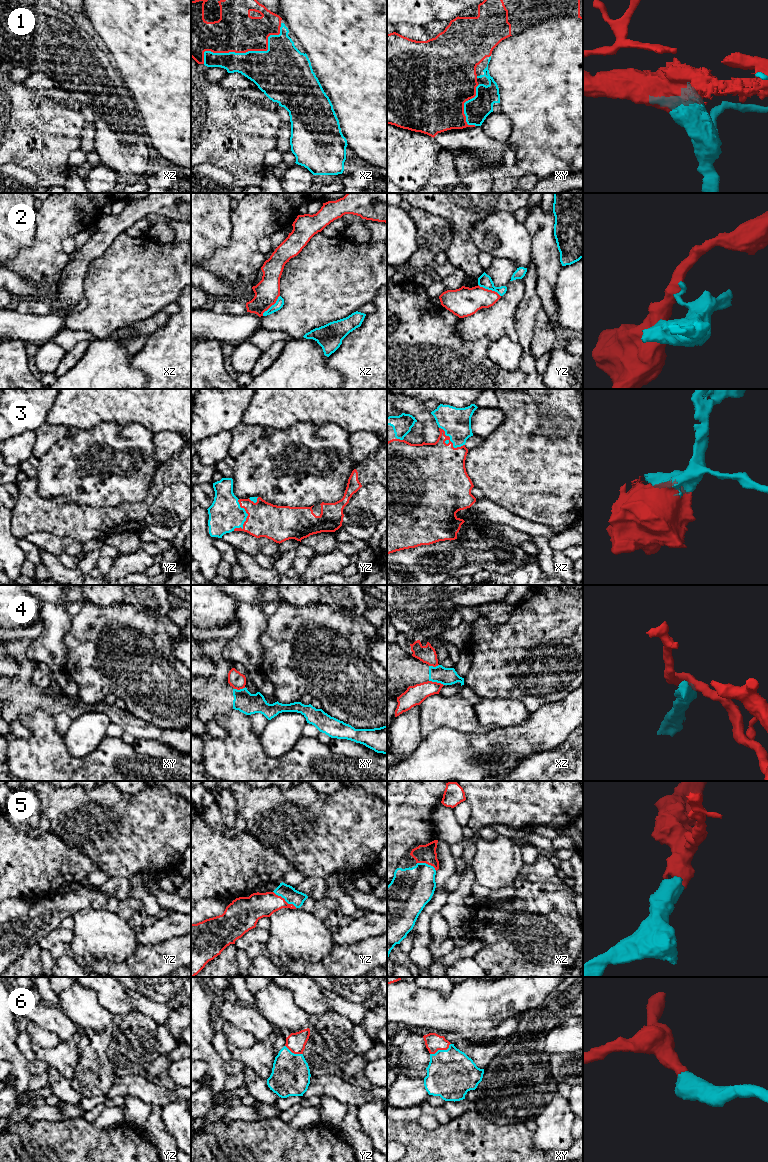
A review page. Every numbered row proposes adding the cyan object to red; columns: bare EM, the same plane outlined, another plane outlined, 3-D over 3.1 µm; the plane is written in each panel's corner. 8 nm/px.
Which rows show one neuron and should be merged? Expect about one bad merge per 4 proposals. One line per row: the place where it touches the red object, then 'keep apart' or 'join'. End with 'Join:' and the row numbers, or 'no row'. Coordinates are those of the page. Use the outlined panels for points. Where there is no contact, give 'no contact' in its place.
1: contact xz (246, 51); join
2: contact yz (489, 290); keep apart
3: contact xz (450, 441); join
4: contact xz (436, 682); keep apart
5: contact yz (284, 900); join
6: contact xy (441, 1049); join
Join: 1, 3, 5, 6

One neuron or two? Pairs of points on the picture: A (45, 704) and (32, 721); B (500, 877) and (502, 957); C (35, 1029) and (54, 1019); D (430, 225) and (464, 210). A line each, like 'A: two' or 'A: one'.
A: two
B: two
C: two
D: two

